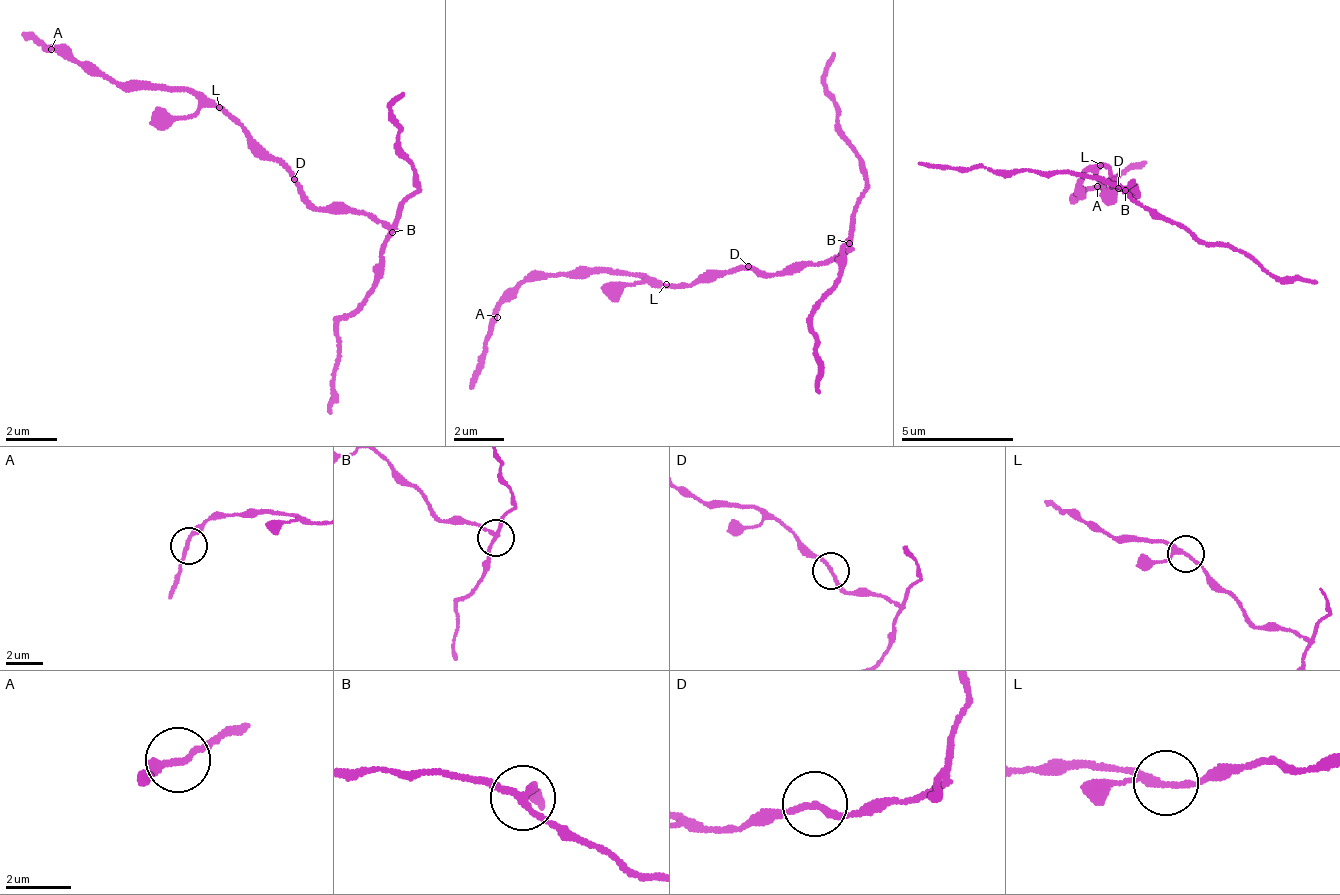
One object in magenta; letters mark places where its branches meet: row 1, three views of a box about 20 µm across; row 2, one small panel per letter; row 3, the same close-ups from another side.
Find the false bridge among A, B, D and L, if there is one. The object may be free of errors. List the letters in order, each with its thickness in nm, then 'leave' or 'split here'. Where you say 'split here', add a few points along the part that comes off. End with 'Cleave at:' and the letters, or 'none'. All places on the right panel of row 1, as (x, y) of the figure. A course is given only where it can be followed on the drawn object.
A: calibre 200 nm; leave
B: calibre 180 nm; split here; course (1127, 192), (1203, 241), (1218, 242), (1274, 274), (1319, 281)
D: calibre 170 nm; leave
L: calibre 200 nm; leave
Cleave at: B

